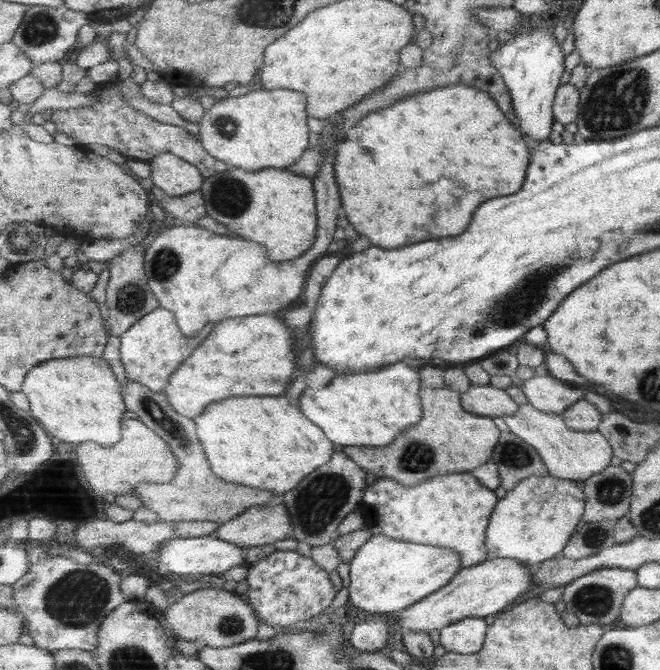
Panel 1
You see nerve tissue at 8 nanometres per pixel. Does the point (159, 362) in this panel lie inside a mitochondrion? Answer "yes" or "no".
no

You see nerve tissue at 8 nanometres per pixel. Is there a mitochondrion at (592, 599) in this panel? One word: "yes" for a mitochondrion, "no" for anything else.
yes

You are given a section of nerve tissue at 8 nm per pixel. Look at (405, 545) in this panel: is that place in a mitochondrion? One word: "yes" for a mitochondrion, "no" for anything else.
no

